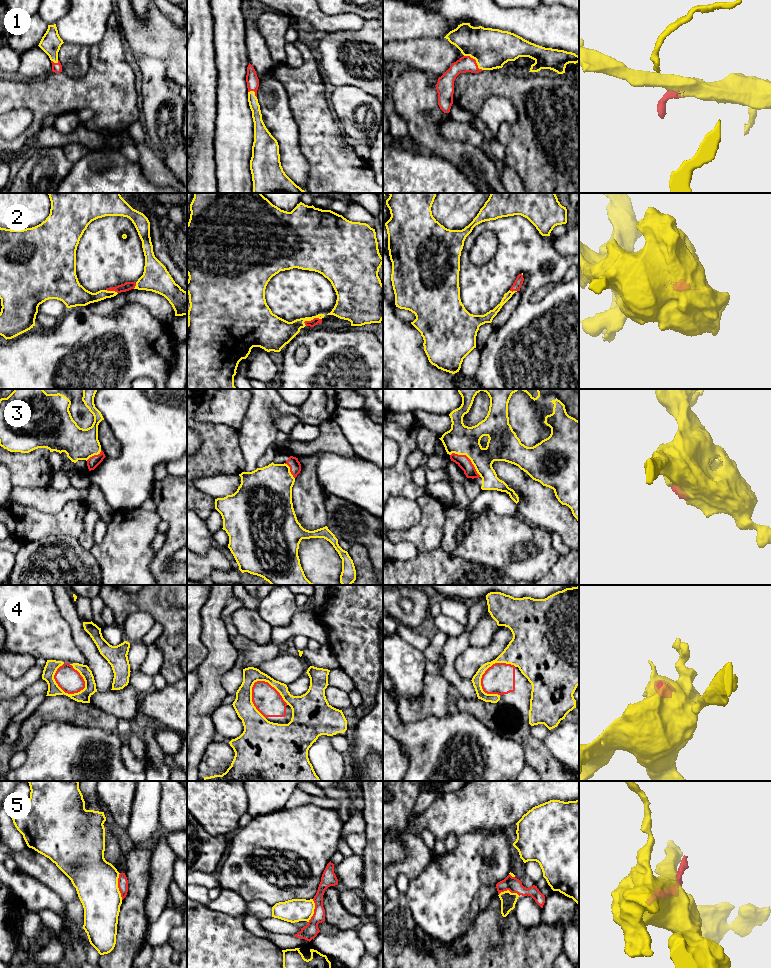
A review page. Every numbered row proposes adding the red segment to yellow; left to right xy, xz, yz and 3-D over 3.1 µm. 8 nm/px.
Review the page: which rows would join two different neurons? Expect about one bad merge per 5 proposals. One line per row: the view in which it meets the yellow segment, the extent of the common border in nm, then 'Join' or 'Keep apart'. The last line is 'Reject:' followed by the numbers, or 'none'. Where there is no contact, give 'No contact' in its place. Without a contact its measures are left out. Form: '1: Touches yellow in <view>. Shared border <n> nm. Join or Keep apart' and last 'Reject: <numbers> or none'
1: Touches yellow in yz. Shared border 200 nm. Join
2: Touches yellow in xz. Shared border 160 nm. Join
3: Touches yellow in yz. Shared border 300 nm. Join
4: Touches yellow in xy. Shared border 280 nm. Keep apart
5: Touches yellow in xy. Shared border 220 nm. Keep apart
Reject: 4, 5

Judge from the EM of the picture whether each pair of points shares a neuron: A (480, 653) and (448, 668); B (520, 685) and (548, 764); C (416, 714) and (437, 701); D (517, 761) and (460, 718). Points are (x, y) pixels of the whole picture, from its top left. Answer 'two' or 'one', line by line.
A: two
B: one
C: one
D: one

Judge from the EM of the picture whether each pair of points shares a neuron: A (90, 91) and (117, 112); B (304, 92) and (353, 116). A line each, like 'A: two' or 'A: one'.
A: one
B: two

